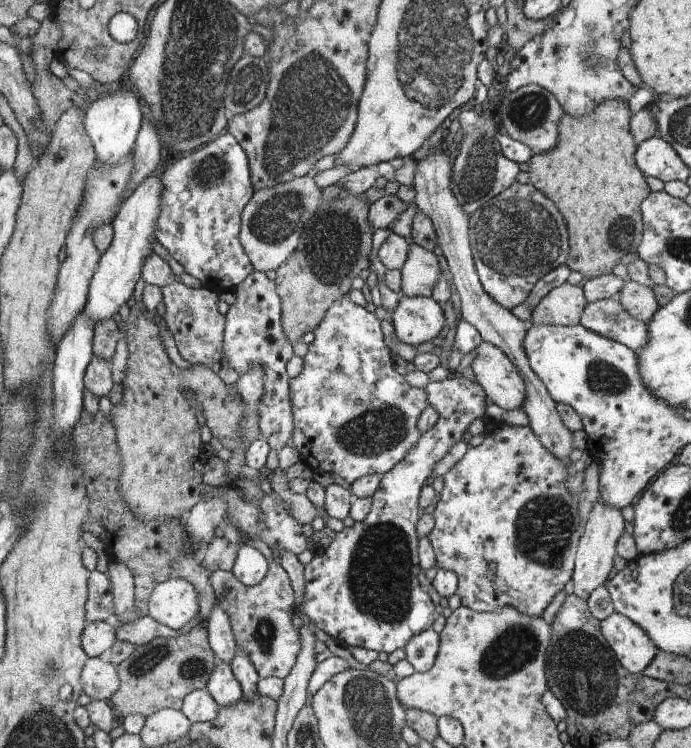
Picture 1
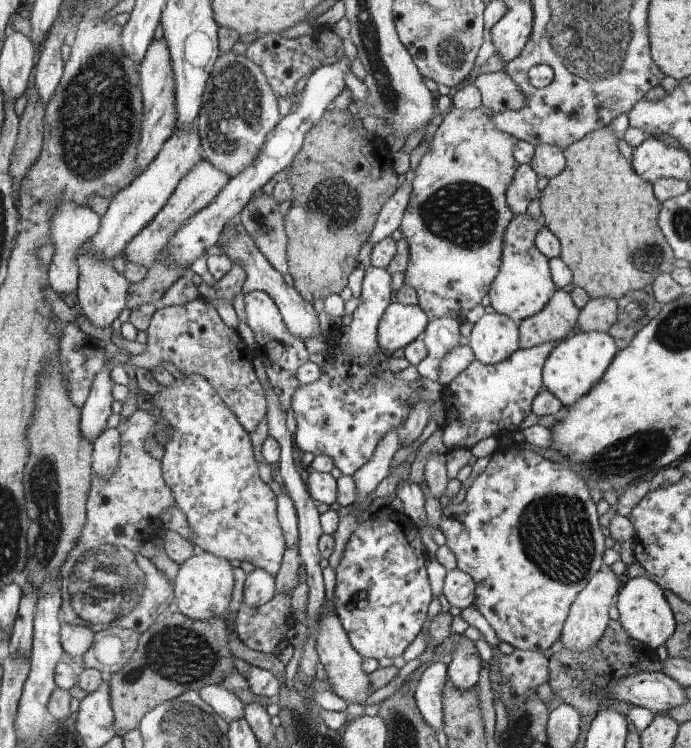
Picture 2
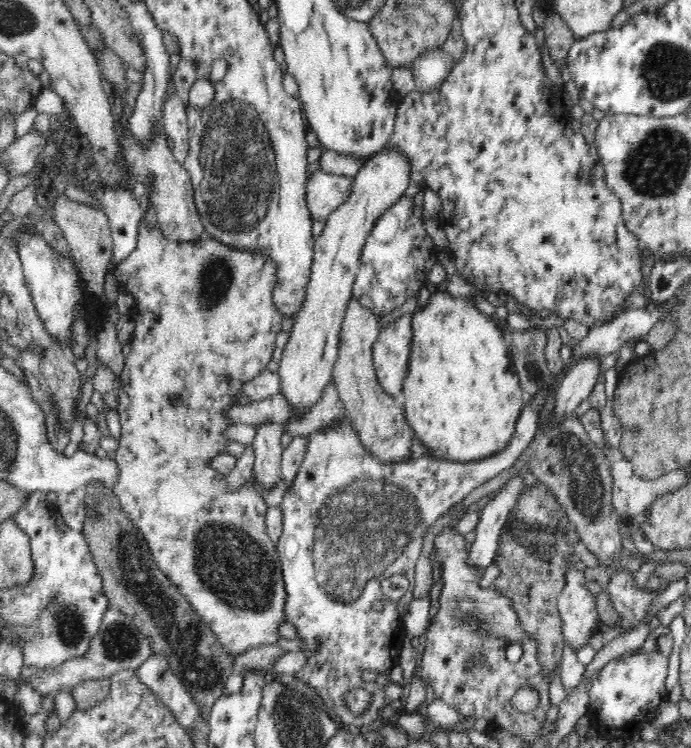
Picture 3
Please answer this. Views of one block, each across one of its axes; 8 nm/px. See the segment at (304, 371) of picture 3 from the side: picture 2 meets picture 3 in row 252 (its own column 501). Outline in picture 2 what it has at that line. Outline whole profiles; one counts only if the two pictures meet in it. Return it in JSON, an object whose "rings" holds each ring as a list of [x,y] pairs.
{"rings":[[[485,313],[474,323],[468,342],[476,359],[485,365],[495,365],[520,348],[520,327],[513,317]]]}

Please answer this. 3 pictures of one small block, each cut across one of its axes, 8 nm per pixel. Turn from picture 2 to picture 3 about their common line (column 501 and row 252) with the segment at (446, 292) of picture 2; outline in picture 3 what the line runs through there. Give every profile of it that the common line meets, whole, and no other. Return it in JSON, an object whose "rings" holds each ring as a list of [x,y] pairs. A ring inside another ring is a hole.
{"rings":[[[143,214],[142,220],[139,222],[137,226],[137,245],[134,250],[128,254],[128,256],[122,259],[116,266],[113,271],[114,276],[116,276],[118,280],[118,287],[120,292],[123,294],[132,294],[135,298],[135,303],[132,306],[132,309],[129,312],[131,320],[134,320],[134,333],[132,334],[130,344],[131,351],[128,356],[125,358],[125,364],[121,375],[119,376],[120,383],[120,393],[117,394],[117,412],[119,414],[119,421],[121,424],[121,436],[118,442],[118,448],[116,449],[116,455],[114,457],[117,462],[117,472],[116,474],[116,482],[112,482],[112,486],[109,488],[112,490],[113,496],[117,497],[118,503],[120,504],[121,512],[125,514],[125,516],[129,517],[129,520],[136,525],[136,529],[140,531],[142,537],[144,537],[144,542],[148,543],[148,549],[150,553],[152,553],[152,559],[154,559],[154,563],[156,563],[156,567],[166,576],[166,578],[175,586],[175,588],[182,594],[186,601],[192,606],[192,609],[196,612],[204,624],[212,630],[212,633],[218,637],[218,642],[220,645],[226,647],[226,650],[230,651],[232,655],[240,655],[244,650],[248,650],[248,648],[252,648],[255,646],[259,646],[262,644],[277,644],[279,635],[278,635],[278,626],[283,621],[284,614],[284,604],[286,602],[286,590],[284,584],[284,578],[282,575],[282,568],[280,567],[279,557],[277,556],[277,543],[272,542],[272,538],[268,537],[265,516],[267,514],[268,505],[266,505],[266,501],[262,499],[262,495],[256,491],[256,486],[254,484],[246,483],[236,487],[228,487],[227,482],[224,482],[224,478],[226,478],[227,474],[222,474],[219,470],[214,469],[211,466],[212,458],[216,458],[218,454],[226,453],[226,444],[228,444],[228,436],[226,430],[228,426],[231,426],[231,422],[228,421],[228,417],[224,415],[227,413],[228,406],[233,406],[239,404],[238,402],[234,402],[234,398],[238,398],[238,396],[242,396],[242,390],[248,382],[251,382],[256,378],[256,376],[260,376],[262,372],[267,370],[268,362],[270,362],[272,358],[272,354],[274,352],[274,342],[276,342],[276,335],[282,329],[282,318],[283,314],[280,313],[280,310],[276,309],[276,304],[274,302],[274,297],[272,297],[272,292],[275,290],[276,284],[278,284],[278,277],[276,277],[276,261],[274,259],[268,257],[266,253],[260,253],[259,250],[246,250],[246,249],[236,249],[236,247],[224,245],[224,242],[218,241],[218,239],[208,236],[204,234],[203,238],[200,238],[199,241],[194,242],[186,242],[186,241],[174,241],[172,238],[164,237],[164,233],[160,231],[160,227],[156,226],[148,226],[147,222],[144,222]],[[172,396],[177,396],[178,400],[176,404],[170,403],[170,398]]]}

